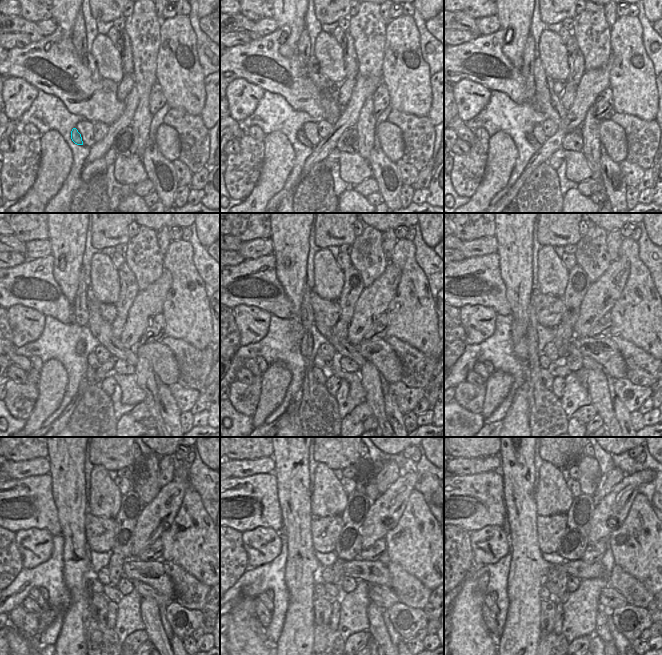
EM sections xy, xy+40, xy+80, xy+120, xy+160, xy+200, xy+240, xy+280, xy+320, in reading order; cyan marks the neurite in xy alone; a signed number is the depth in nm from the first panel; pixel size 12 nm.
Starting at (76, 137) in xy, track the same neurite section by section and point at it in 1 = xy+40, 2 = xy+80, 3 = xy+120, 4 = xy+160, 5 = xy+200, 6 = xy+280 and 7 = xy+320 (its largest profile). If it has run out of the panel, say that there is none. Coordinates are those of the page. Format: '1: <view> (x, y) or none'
1: xy+40 (301, 136)
2: xy+80 (530, 137)
3: xy+120 (91, 376)
4: xy+160 (320, 375)
5: xy+200 (546, 376)
6: xy+280 (322, 605)
7: xy+320 (548, 605)

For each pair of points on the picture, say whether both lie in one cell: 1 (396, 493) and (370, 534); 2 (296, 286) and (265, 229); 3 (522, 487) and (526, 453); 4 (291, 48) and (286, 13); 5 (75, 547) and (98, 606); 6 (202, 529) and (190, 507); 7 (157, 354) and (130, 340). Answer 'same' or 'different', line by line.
1: same
2: different
3: same
4: same
5: different
6: same
7: different

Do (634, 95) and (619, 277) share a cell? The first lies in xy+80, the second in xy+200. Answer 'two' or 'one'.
two

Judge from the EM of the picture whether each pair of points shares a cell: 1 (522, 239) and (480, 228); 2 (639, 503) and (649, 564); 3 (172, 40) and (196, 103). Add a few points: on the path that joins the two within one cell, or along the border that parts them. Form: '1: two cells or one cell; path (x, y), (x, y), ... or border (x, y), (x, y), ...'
1: two cells; border (494, 223), (495, 235)
2: one cell; path (643, 518), (644, 523), (651, 530), (649, 549)
3: one cell; path (169, 50), (177, 60), (178, 71), (183, 85)

